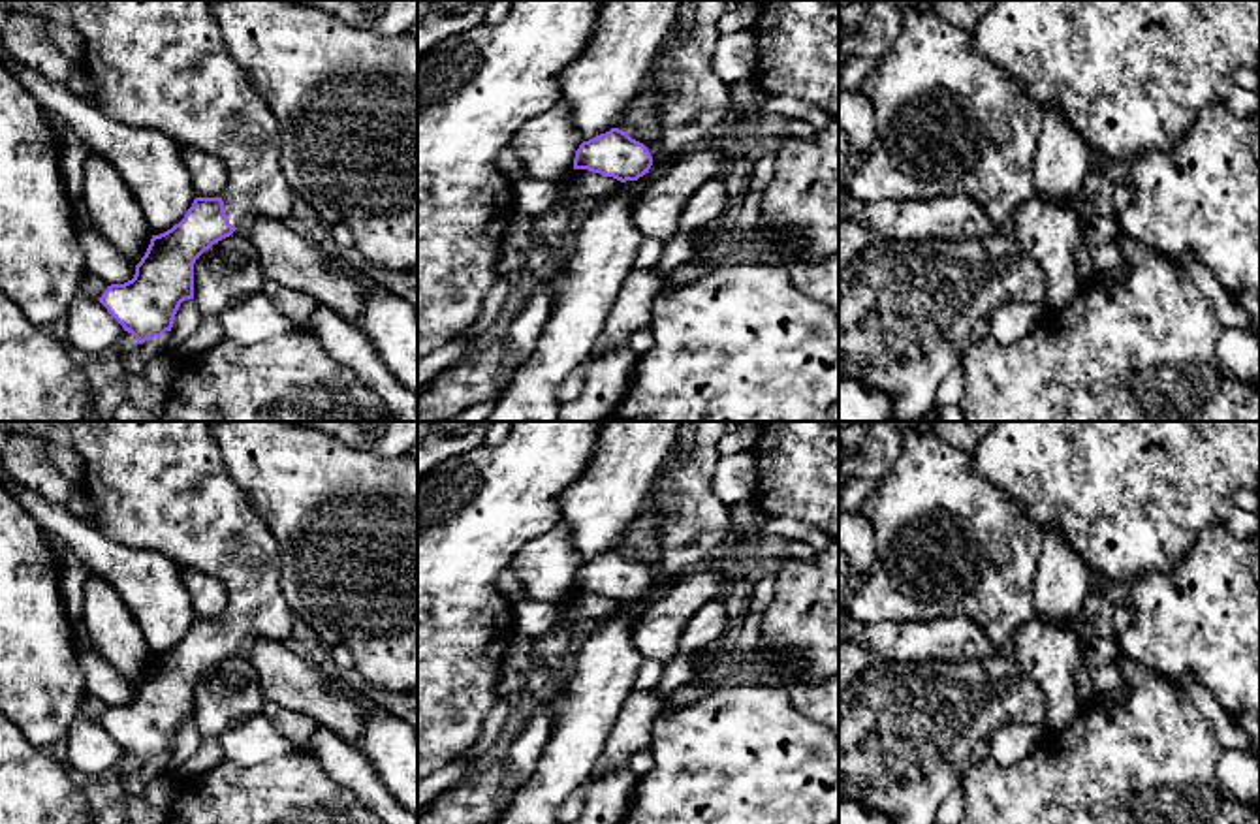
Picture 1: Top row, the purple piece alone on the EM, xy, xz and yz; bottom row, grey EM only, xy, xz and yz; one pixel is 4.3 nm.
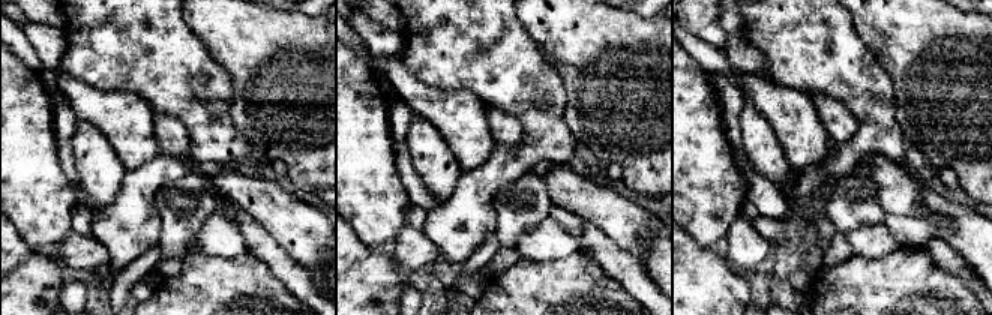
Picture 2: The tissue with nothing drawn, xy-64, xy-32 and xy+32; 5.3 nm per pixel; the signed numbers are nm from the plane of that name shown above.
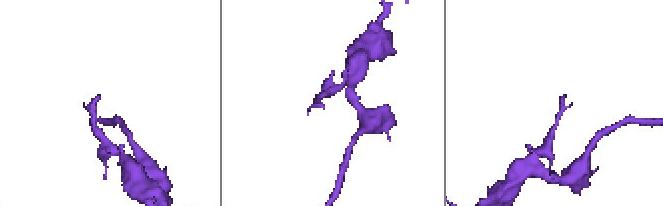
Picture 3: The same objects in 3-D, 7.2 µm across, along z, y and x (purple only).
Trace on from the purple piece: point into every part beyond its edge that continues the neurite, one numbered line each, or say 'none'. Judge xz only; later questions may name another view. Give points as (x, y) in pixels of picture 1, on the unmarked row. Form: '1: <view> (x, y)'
none

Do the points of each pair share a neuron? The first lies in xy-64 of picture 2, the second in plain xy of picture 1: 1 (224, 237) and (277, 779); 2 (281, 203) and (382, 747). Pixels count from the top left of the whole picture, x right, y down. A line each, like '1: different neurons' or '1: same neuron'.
1: different neurons
2: different neurons

